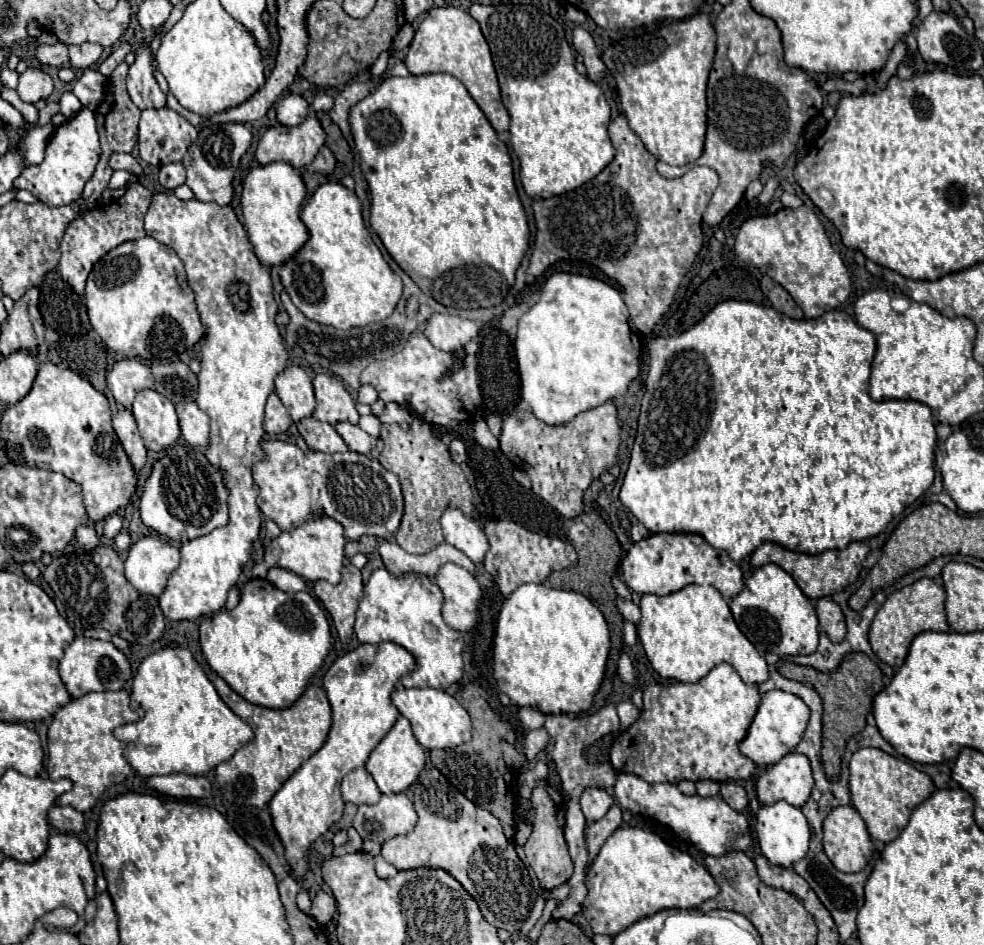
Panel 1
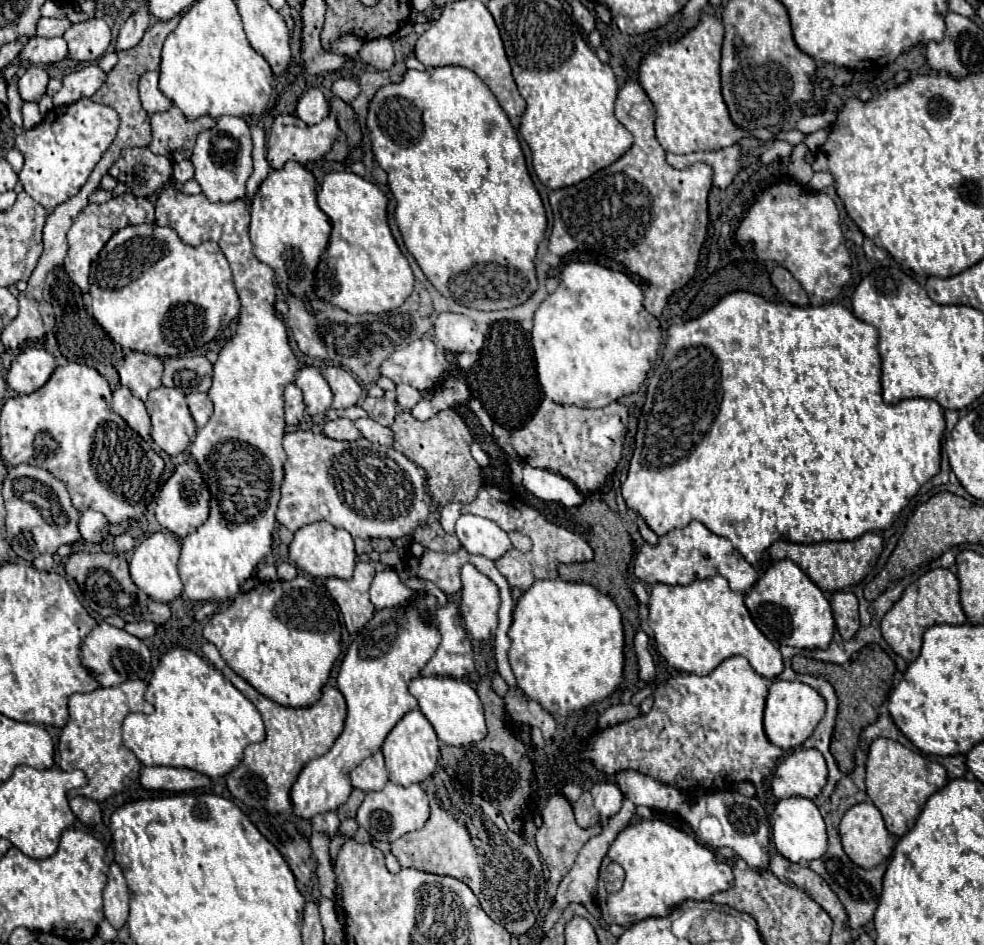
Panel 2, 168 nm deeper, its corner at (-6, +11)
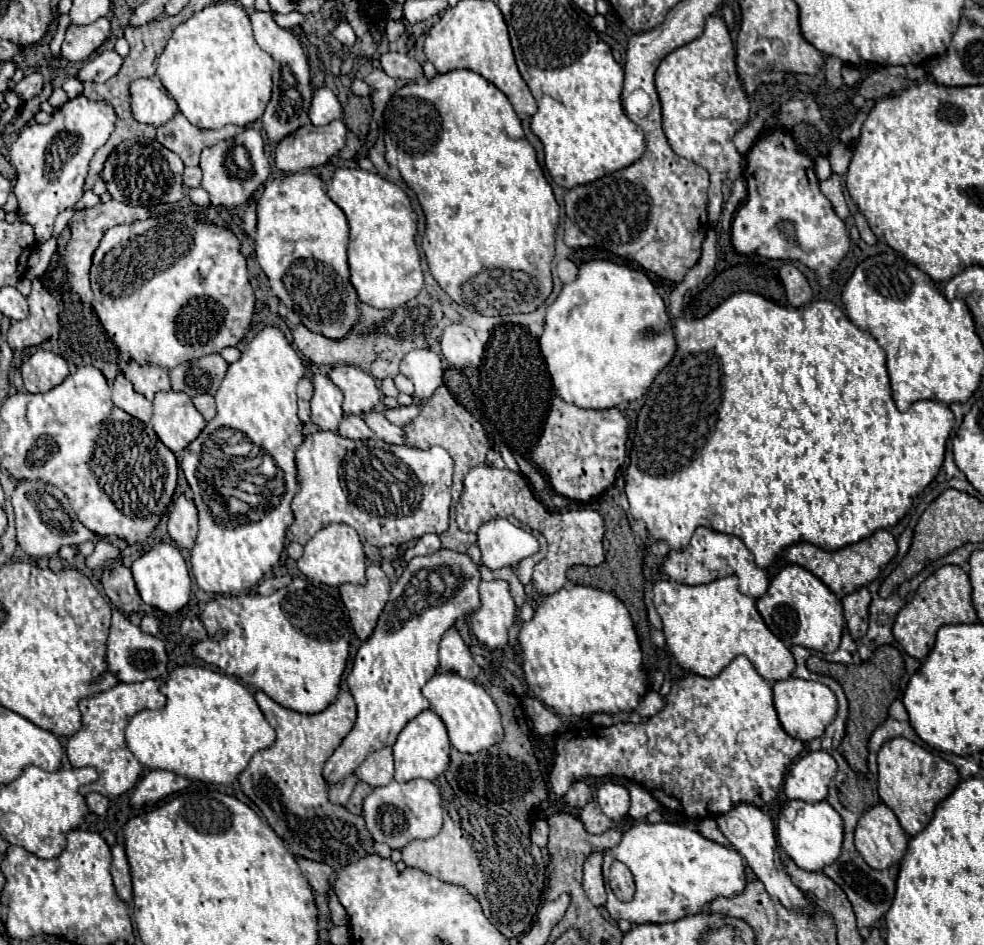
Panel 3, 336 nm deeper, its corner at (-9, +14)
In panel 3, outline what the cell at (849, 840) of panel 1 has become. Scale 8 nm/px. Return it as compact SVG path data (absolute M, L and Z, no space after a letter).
M877 804L863 814L855 830L855 846L875 870L887 870L899 864L907 852L907 842L909 836L885 804Z

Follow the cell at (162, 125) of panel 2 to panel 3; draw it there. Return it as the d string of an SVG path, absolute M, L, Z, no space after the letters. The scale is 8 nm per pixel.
M179 112L171 122L157 128L157 140L175 152L185 166L199 166L199 156L203 148L215 146L223 140L235 138L241 134L239 126L225 126L221 130L197 130L189 120Z

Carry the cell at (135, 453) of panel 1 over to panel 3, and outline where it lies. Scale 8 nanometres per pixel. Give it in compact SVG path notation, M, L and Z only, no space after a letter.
M121 372L117 374L117 378L115 378L111 390L113 390L113 404L115 404L117 408L121 408L121 410L125 410L127 414L139 418L141 422L149 422L149 418L151 418L151 414L153 414L153 404L151 404L145 396L137 394L137 392L133 390L131 382L129 382Z

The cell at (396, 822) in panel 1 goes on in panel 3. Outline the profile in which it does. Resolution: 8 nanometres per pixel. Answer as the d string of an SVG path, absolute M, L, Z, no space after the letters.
M411 780L405 784L389 782L387 786L373 788L373 792L363 802L363 818L369 832L377 842L385 842L391 850L401 850L411 840L427 840L439 834L443 826L441 794L435 782Z

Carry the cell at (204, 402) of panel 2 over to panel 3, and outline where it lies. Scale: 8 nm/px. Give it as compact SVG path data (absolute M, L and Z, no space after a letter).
M197 394L197 396L193 398L193 404L195 404L195 408L205 416L207 422L217 414L217 410L215 410L215 400L213 400L211 394Z

